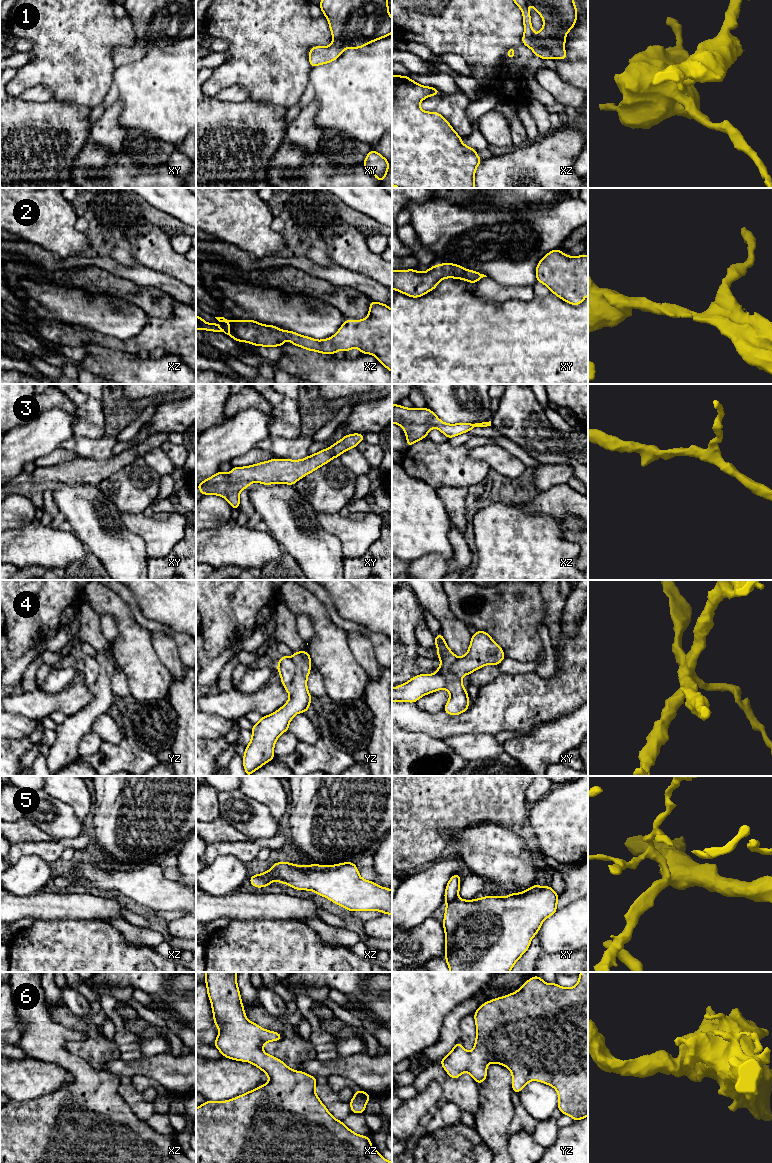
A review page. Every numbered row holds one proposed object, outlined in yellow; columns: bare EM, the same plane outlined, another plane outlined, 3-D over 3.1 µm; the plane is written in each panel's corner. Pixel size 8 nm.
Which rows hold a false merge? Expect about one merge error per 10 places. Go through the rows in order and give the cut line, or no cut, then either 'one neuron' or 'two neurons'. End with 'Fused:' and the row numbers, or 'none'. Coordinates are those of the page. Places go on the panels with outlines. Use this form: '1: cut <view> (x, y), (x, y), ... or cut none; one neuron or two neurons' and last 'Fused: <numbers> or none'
1: cut none; one neuron
2: cut none; one neuron
3: cut none; one neuron
4: cut yz (292, 658), (295, 664), (295, 674), (284, 685); two neurons
5: cut none; one neuron
6: cut none; one neuron
Fused: 4

